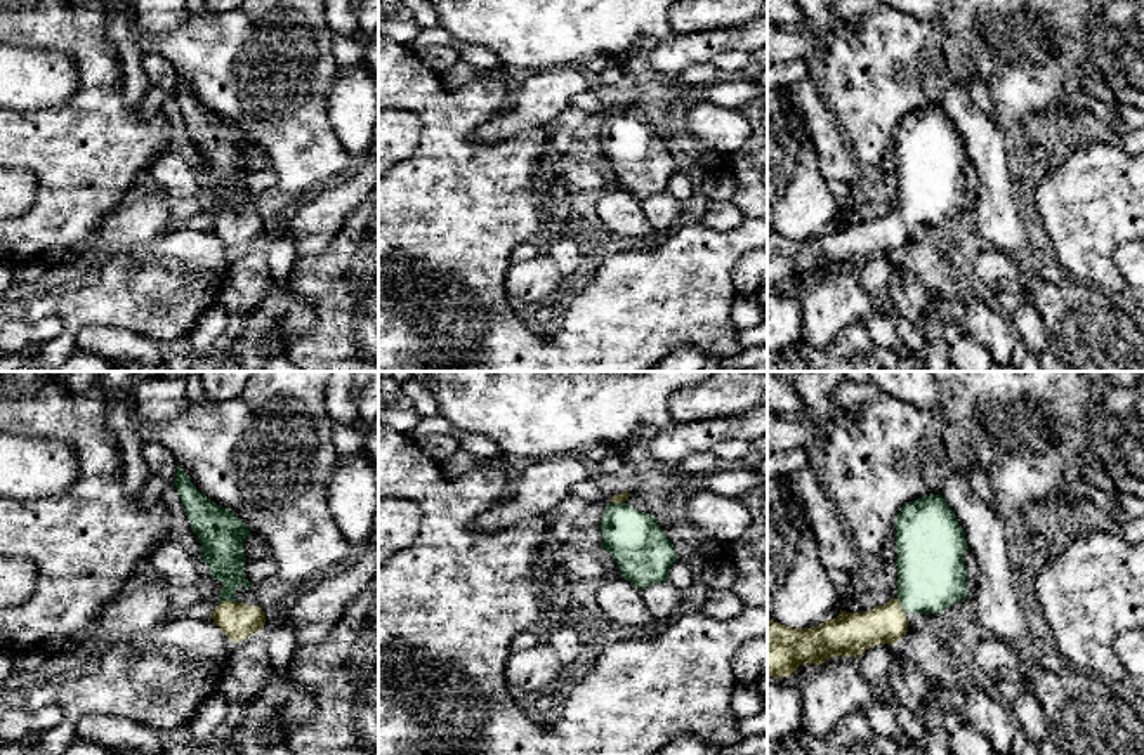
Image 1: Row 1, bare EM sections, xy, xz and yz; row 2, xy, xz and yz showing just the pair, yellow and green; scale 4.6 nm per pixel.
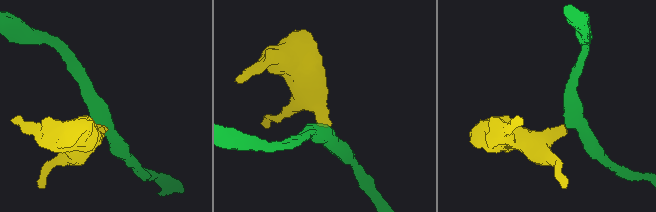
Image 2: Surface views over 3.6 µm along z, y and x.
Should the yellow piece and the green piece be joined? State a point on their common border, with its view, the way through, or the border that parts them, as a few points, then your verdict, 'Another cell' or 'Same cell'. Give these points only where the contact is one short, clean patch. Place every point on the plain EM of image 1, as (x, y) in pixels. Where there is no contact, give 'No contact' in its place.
Touches yellow at xy (230, 212). Path across: xy (238, 231), (230, 223), (230, 212), (230, 179), (221, 160). Same cell

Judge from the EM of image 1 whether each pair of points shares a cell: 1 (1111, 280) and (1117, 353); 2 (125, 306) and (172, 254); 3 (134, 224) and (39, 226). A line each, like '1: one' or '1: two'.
1: two
2: one
3: two

